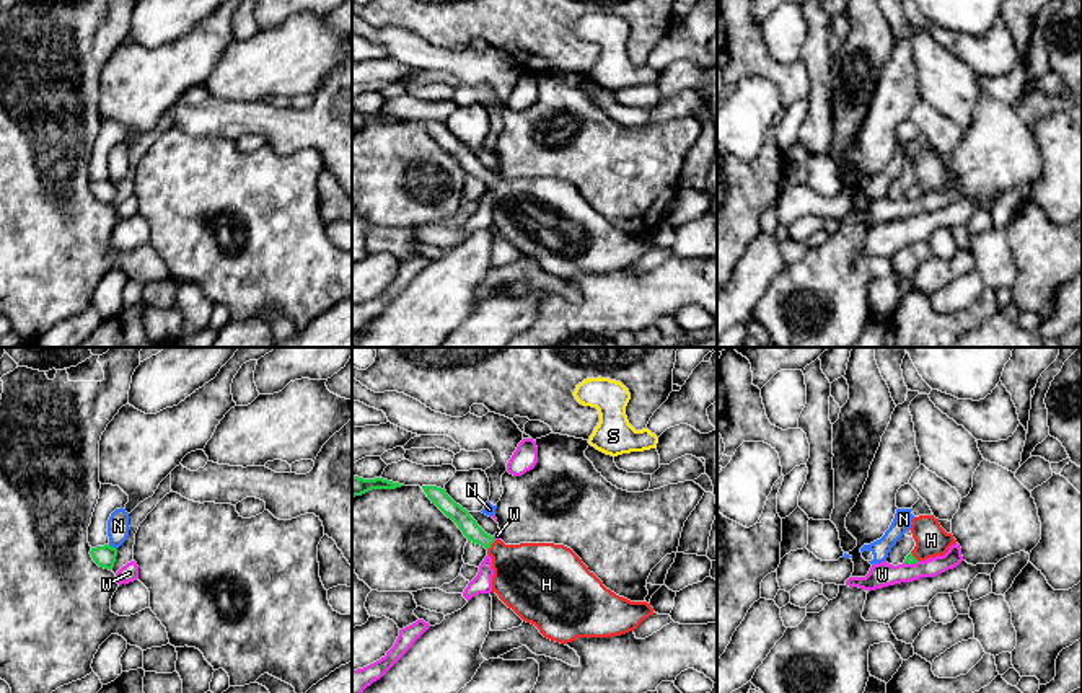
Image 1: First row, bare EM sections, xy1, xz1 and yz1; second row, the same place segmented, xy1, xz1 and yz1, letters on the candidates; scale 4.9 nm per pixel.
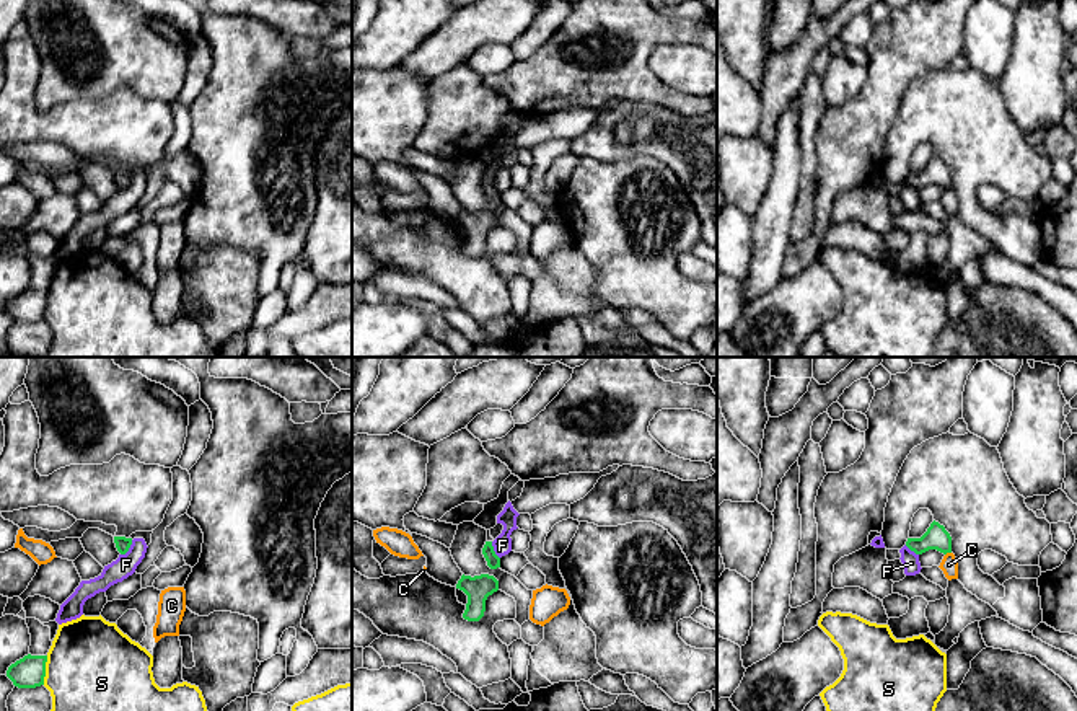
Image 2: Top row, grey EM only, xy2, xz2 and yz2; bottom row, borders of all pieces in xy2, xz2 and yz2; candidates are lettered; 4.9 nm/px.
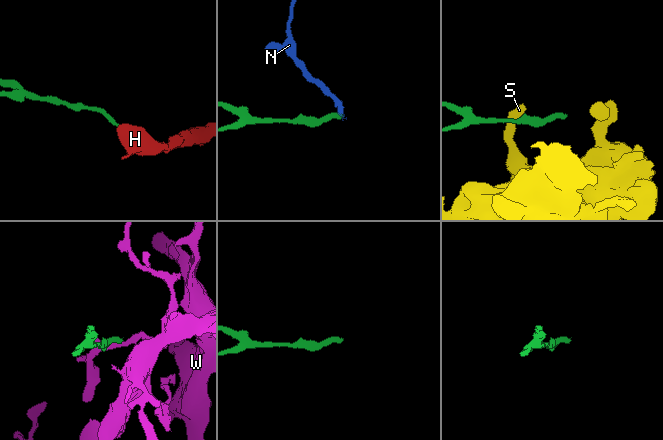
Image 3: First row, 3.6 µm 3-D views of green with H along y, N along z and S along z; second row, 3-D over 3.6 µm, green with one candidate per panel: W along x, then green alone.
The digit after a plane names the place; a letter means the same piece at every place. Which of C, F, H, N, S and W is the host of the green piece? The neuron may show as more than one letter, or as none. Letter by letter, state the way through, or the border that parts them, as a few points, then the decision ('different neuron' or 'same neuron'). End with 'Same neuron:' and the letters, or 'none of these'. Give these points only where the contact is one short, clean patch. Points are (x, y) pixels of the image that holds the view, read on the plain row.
C: different neuron
F: border xy2 (132, 175), (131, 181), (121, 189); different neuron
H: way xz1 (466, 158), (491, 178), (528, 212); same neuron
N: border xy1 (108, 180), (116, 185); different neuron
S: different neuron
W: border yz1 (918, 196), (905, 198); different neuron
Same neuron: H

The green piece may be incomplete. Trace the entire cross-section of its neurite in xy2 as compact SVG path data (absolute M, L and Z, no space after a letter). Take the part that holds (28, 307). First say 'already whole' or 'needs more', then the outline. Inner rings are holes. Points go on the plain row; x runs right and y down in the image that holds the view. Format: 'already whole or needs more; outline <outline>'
already whole; outline M24 290L11 298L7 311L18 323L36 323L44 320L47 290Z

